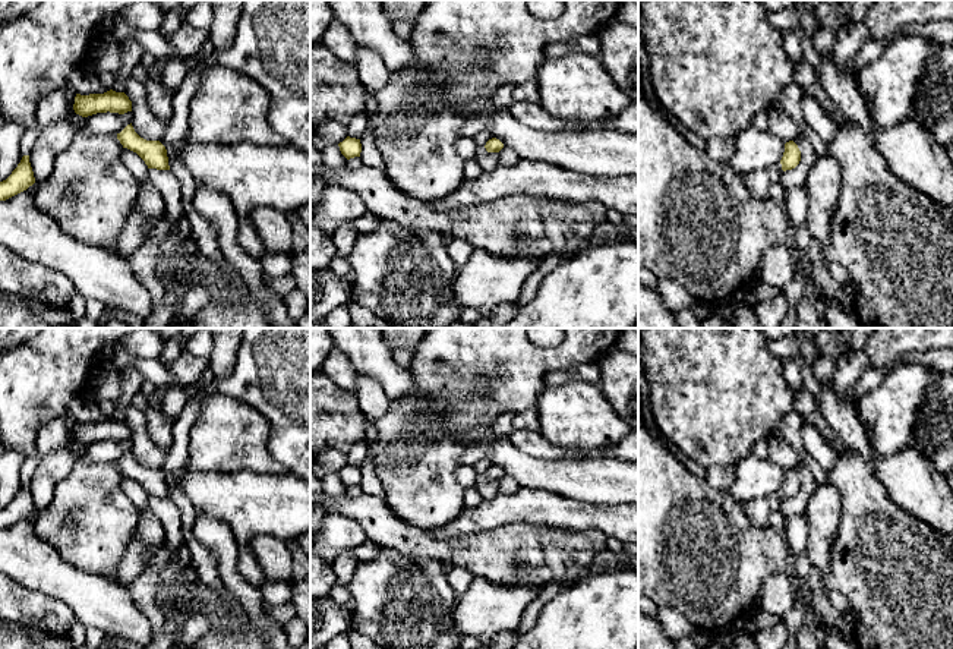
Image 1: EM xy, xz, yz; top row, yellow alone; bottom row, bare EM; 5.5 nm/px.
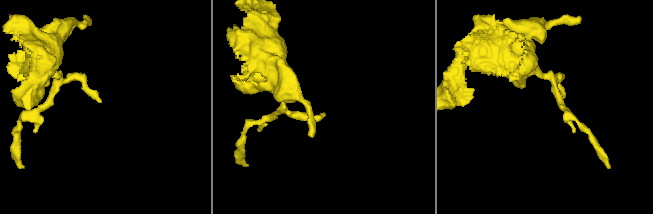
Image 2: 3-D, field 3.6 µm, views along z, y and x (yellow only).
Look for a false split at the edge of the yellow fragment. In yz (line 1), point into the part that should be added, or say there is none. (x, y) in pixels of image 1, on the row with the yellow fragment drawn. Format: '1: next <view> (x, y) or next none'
1: next none

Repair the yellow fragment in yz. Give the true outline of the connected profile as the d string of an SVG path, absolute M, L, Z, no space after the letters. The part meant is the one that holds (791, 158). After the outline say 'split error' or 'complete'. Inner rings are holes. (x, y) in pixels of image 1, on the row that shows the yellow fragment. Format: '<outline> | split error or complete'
M789 141L785 144L785 152L783 157L780 160L782 164L782 170L792 170L795 168L801 161L801 151L798 148L798 145L793 141Z | complete

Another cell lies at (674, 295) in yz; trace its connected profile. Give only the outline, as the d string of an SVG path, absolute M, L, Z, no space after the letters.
M670 278L659 280L656 292L660 294L663 303L672 312L691 309L695 303L689 293L681 284Z

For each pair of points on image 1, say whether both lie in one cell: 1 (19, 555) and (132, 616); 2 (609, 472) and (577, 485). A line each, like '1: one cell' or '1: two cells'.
1: one cell
2: one cell

